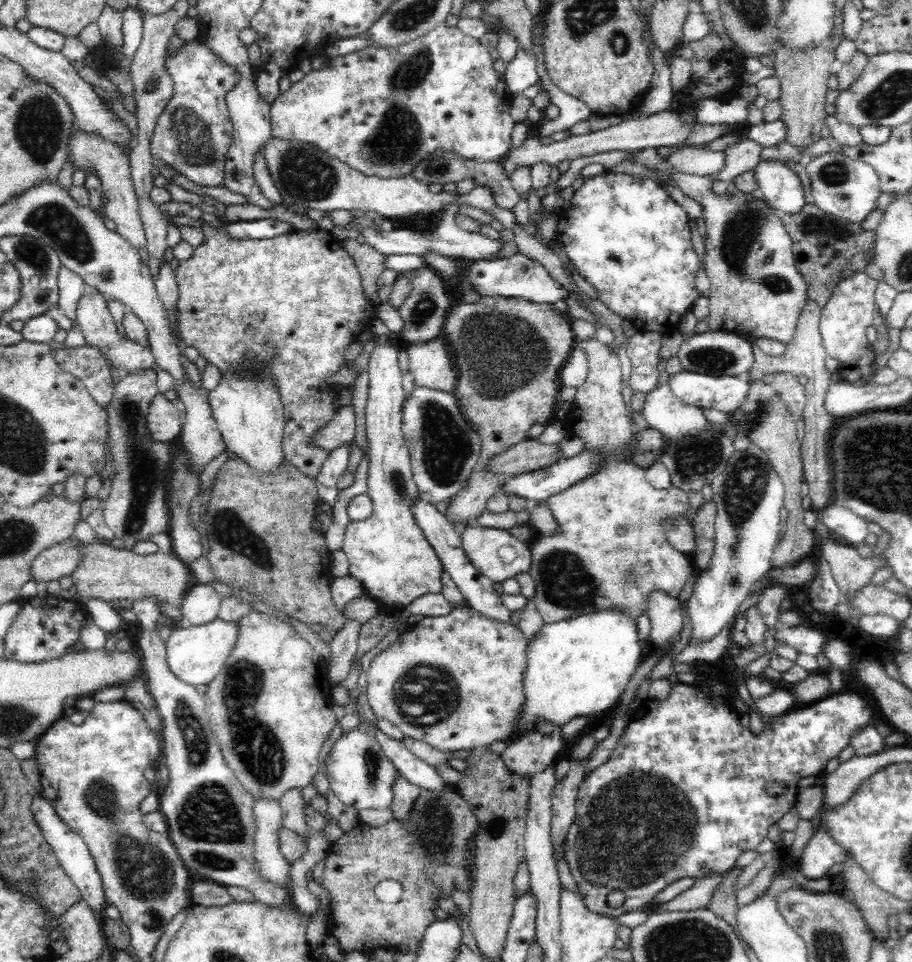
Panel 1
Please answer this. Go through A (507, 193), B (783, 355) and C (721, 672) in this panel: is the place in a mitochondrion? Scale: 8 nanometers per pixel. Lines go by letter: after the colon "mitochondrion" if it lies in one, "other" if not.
A: other
B: other
C: other

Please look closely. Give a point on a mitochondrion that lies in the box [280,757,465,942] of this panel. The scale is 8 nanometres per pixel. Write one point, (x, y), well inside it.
(435, 823)

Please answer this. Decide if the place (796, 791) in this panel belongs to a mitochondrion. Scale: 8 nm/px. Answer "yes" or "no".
no

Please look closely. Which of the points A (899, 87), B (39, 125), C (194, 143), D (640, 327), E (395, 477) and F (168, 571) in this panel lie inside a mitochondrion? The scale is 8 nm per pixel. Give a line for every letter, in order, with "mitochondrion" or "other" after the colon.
A: mitochondrion
B: mitochondrion
C: mitochondrion
D: other
E: mitochondrion
F: other

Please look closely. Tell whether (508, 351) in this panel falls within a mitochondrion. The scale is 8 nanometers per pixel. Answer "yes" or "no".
yes

